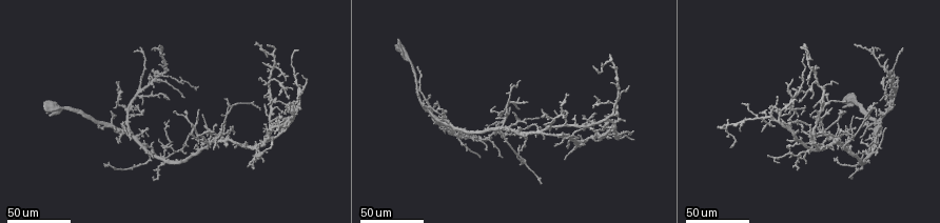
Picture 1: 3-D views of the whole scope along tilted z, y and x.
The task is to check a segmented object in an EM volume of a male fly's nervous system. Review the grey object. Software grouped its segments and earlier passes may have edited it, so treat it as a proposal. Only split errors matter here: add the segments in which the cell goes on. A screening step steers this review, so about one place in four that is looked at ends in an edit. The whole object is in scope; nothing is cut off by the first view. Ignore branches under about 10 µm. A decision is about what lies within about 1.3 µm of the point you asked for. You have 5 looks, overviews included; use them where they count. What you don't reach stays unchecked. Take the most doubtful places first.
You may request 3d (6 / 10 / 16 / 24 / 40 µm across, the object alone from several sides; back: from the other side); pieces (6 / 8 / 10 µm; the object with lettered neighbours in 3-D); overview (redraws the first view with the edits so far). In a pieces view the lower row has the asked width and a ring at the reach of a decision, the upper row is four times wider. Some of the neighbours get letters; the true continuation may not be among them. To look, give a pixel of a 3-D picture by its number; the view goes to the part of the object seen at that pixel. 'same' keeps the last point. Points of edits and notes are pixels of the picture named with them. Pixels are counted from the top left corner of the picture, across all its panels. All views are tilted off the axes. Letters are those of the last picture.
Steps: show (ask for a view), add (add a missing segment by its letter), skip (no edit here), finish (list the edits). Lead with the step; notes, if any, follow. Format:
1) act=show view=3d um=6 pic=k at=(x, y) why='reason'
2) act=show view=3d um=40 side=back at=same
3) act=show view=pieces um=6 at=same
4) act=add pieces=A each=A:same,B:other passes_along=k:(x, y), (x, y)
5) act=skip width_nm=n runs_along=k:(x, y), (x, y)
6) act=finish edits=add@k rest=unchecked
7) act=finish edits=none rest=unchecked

act=show view=3d um=40 pic=1 at=(845, 125) why='branch stops here'

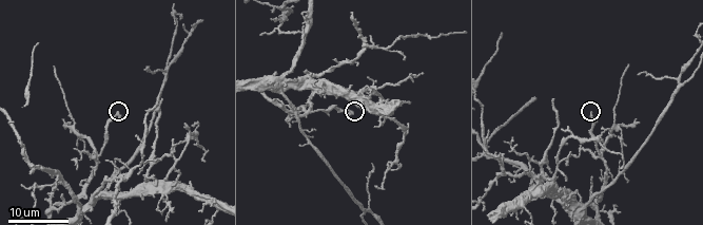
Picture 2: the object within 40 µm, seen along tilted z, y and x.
act=show view=pieces um=6 pic=2 at=(591, 113)

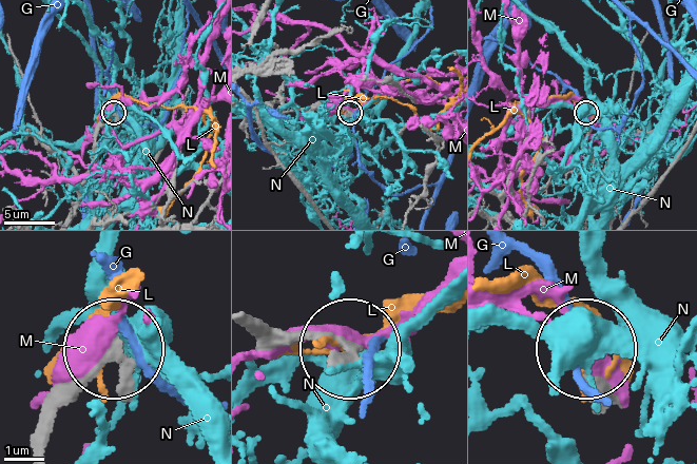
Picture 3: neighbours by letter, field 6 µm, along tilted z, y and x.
act=skip each=G:other,L:other,M:other,N:other runs_along=3:(256, 320), (347, 347) found='no lettered segment goes on from it'

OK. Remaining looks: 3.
act=show view=3d um=40 pic=1 at=(297, 51) why='an open end'

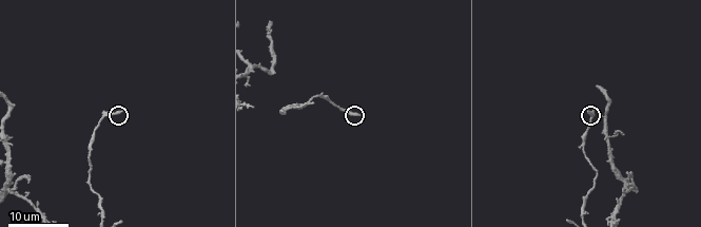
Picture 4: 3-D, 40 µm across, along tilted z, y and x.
act=show view=pieces um=10 pic=4 at=(122, 111) why='see the neighbours'

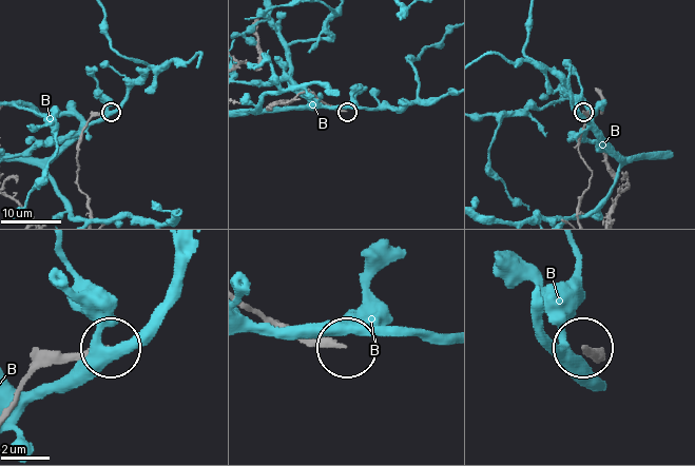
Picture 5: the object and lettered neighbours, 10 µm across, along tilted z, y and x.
act=skip each=B:other found='no lettered segment goes on from it'

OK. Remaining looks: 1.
act=finish edits=none rest=unchecked

